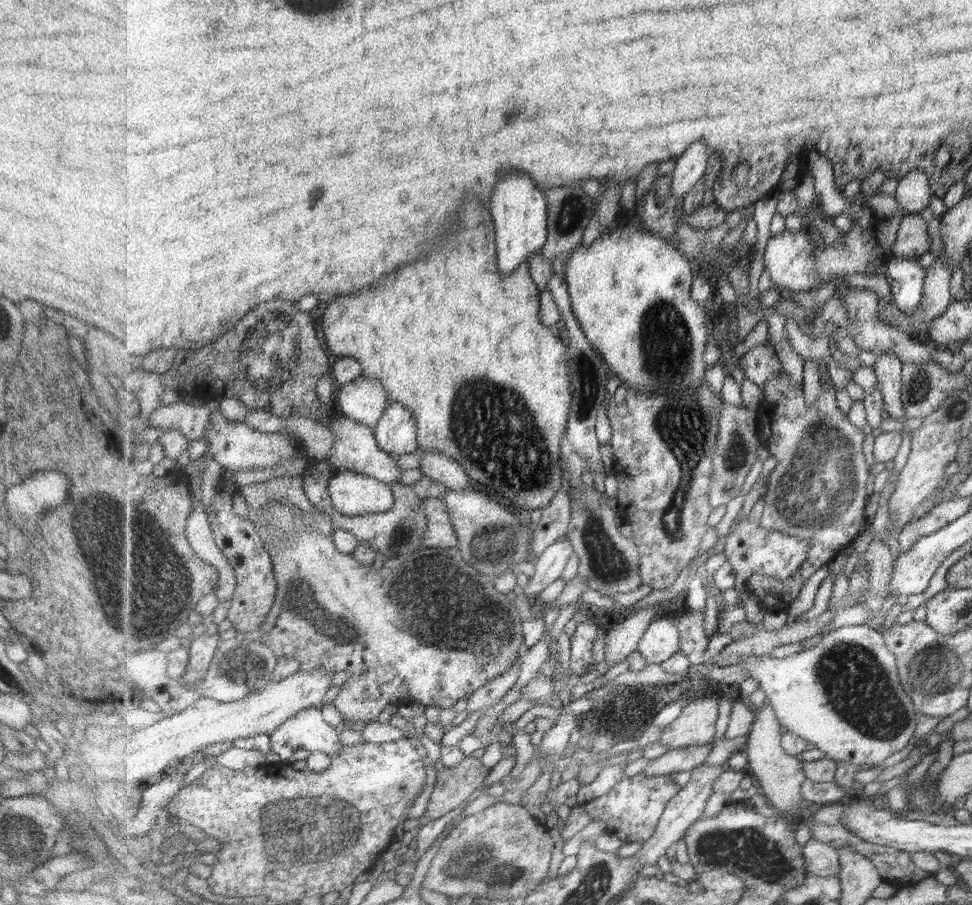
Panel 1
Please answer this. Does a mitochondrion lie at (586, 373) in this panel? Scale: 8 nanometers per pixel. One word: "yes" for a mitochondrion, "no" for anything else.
yes

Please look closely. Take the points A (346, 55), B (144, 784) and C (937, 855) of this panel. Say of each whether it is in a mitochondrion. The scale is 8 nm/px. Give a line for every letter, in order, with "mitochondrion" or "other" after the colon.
A: other
B: other
C: other

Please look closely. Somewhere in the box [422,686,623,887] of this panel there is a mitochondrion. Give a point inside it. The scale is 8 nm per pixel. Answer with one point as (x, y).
(468, 862)

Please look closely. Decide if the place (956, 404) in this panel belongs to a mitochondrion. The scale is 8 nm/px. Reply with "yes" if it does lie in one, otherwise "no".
yes

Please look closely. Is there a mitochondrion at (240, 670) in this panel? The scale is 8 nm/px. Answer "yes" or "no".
yes

